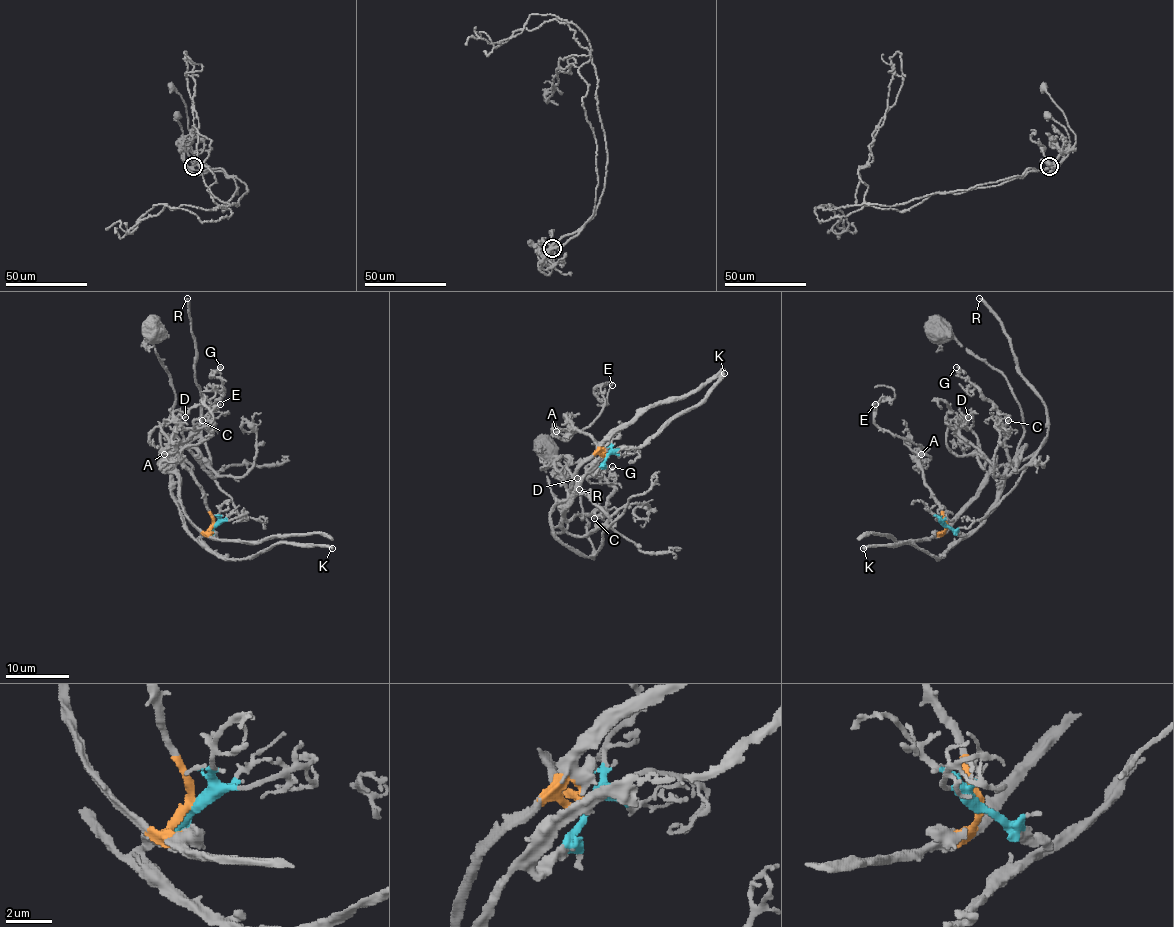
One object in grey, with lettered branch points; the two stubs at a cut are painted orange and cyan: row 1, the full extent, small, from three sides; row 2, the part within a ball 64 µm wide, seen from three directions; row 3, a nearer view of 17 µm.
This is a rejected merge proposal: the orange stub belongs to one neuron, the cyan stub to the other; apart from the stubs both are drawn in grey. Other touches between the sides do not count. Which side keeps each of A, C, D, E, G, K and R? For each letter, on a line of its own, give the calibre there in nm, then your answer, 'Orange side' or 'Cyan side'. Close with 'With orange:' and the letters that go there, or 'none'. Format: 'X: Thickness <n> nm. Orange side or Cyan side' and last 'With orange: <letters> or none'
A: Thickness 160 nm. Orange side
C: Thickness 160 nm. Cyan side
D: Thickness 130 nm. Orange side
E: Thickness 130 nm. Orange side
G: Thickness 220 nm. Cyan side
K: Thickness 320 nm. Cyan side
R: Thickness 240 nm. Orange side
With orange: A, D, E, R

